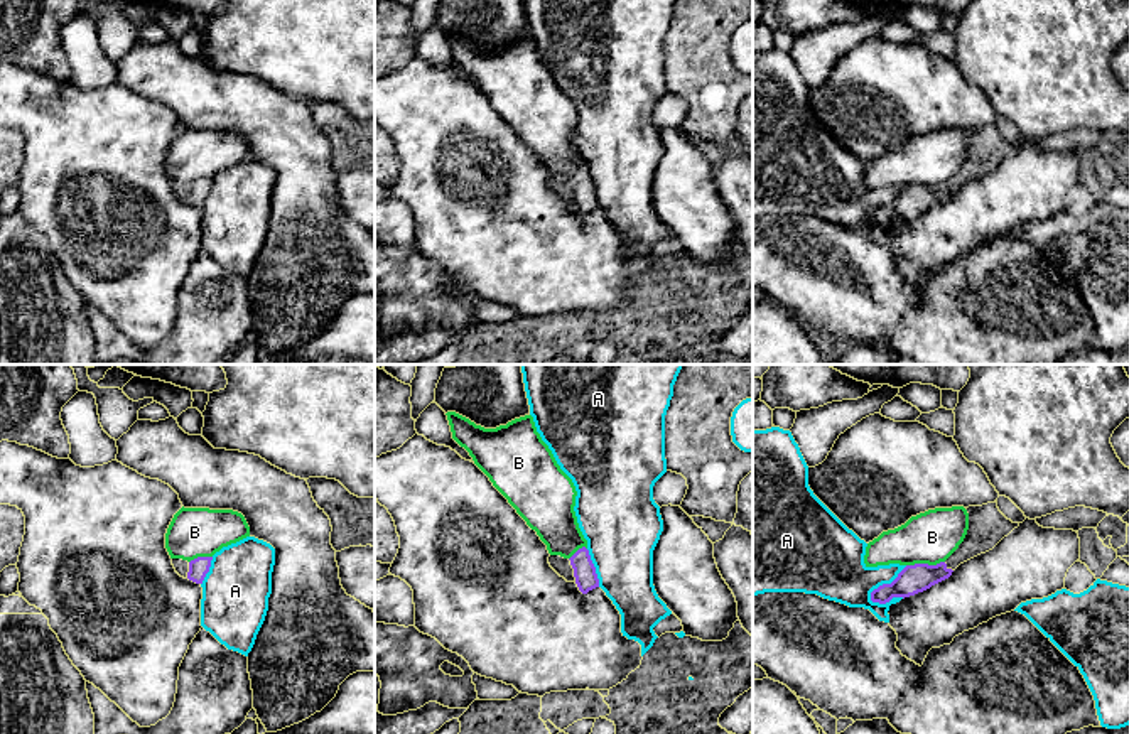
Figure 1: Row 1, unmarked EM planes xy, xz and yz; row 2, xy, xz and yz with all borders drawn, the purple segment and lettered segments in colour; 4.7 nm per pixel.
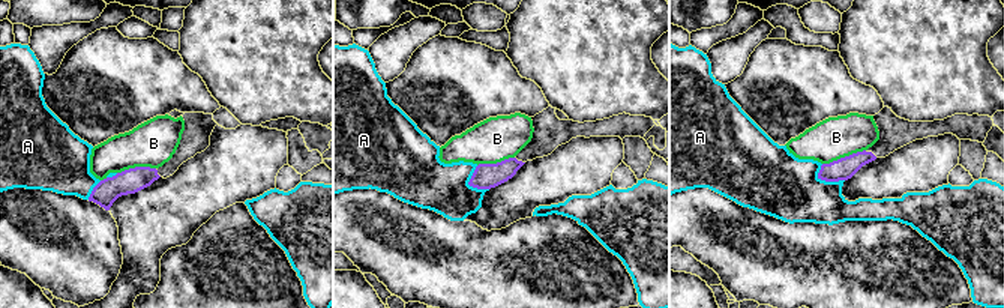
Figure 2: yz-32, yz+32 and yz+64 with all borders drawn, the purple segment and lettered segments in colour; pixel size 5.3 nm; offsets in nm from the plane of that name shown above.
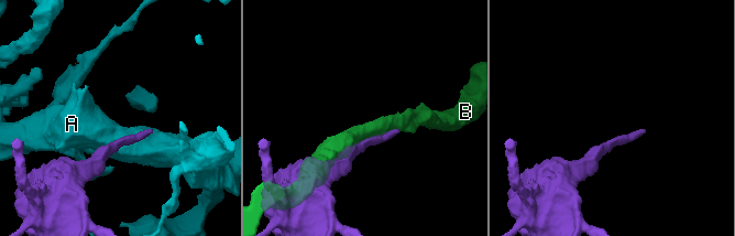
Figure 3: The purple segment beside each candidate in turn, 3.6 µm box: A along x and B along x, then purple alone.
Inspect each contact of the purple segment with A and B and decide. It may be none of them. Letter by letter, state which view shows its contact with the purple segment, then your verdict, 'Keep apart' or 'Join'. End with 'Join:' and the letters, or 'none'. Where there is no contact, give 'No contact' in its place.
A: Touches purple in yz. Keep apart
B: Touches purple in yz. Keep apart
Join: none

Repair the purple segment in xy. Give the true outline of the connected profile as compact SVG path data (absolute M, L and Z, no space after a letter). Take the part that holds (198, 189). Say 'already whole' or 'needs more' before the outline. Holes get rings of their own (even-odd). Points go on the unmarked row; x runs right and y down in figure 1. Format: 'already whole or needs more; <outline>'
needs more; M197 179L191 184L182 181L172 181L172 187L181 199L187 199L196 206L203 206L206 196L209 194L211 182L213 179Z

